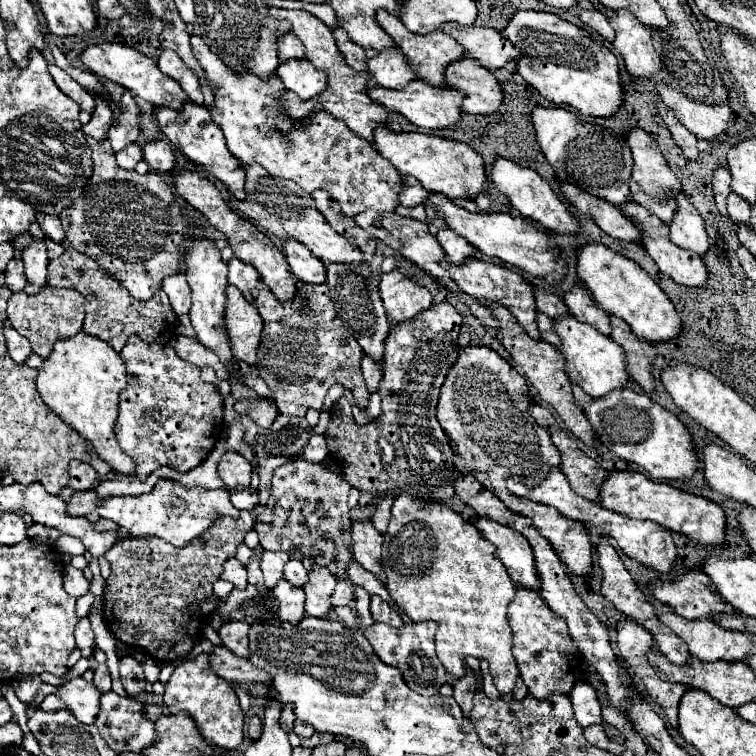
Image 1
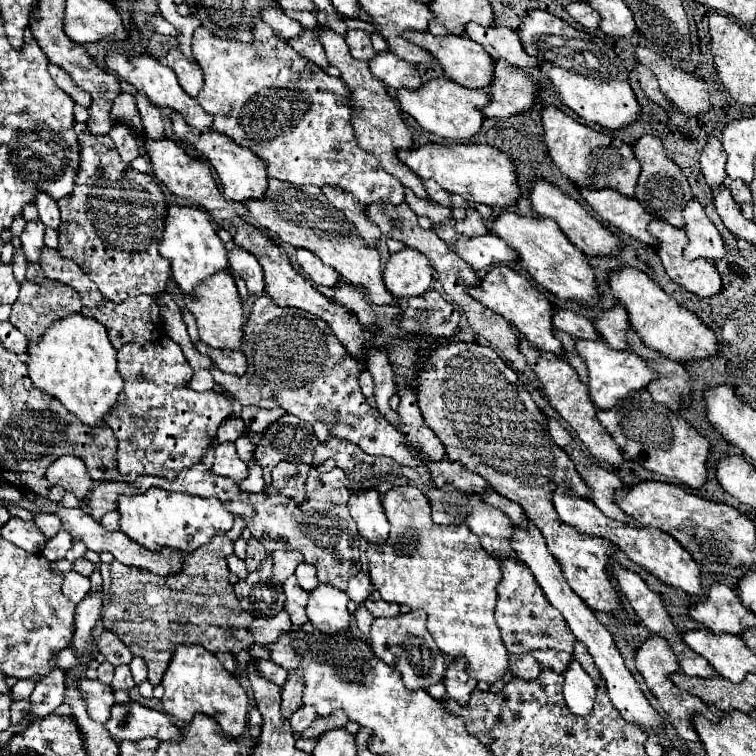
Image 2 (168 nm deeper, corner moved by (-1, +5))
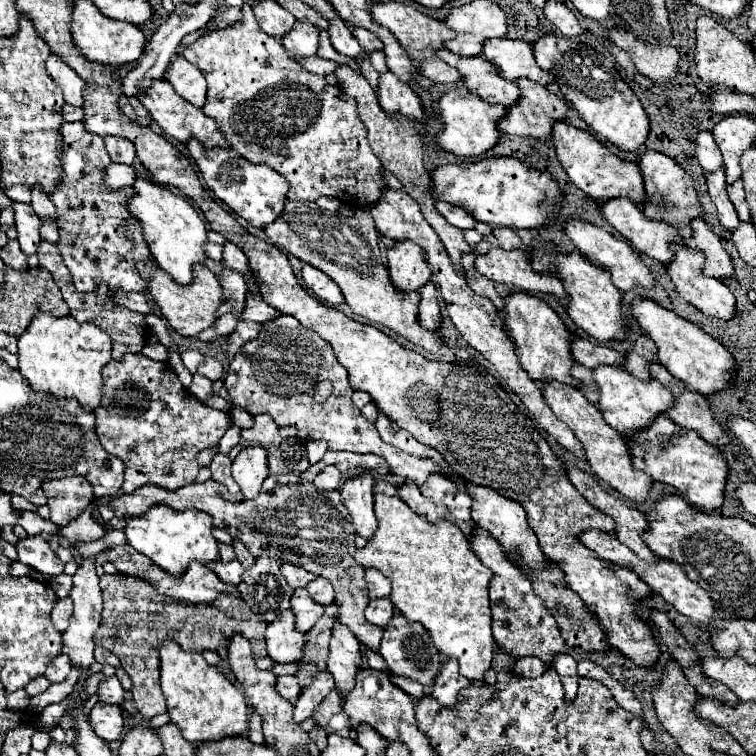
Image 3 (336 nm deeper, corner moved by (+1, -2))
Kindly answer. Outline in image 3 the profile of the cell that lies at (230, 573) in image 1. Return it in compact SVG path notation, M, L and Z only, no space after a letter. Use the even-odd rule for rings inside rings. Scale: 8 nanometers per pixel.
M217 561L217 563L213 563L213 571L225 583L233 583L233 585L239 585L241 583L243 567L241 567L239 561L229 561L229 563Z

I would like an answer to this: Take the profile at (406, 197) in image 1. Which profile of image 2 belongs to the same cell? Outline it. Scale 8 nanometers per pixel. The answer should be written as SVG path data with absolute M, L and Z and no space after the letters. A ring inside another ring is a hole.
M422 180L427 194L429 194L429 200L435 202L435 204L441 204L441 206L449 206L451 208L451 200L449 200L449 192L445 192L439 184L435 184L433 180Z

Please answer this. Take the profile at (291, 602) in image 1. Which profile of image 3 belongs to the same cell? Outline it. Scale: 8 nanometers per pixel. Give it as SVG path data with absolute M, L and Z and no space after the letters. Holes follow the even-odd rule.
M295 589L293 597L291 597L291 607L295 609L295 617L297 617L297 629L301 633L307 633L315 623L317 619L323 615L325 607L315 603L305 589Z

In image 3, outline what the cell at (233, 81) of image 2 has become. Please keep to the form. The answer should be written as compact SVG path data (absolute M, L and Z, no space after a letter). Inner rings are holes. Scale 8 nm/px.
M245 5L241 11L243 21L239 25L217 29L183 49L183 57L205 75L209 85L203 111L217 121L233 151L251 163L269 165L289 181L289 199L317 201L323 195L331 195L349 207L371 207L385 187L383 165L367 143L367 129L357 117L355 99L343 93L341 87L329 85L325 77L305 71L295 59L287 57L281 41L259 27L251 5Z

